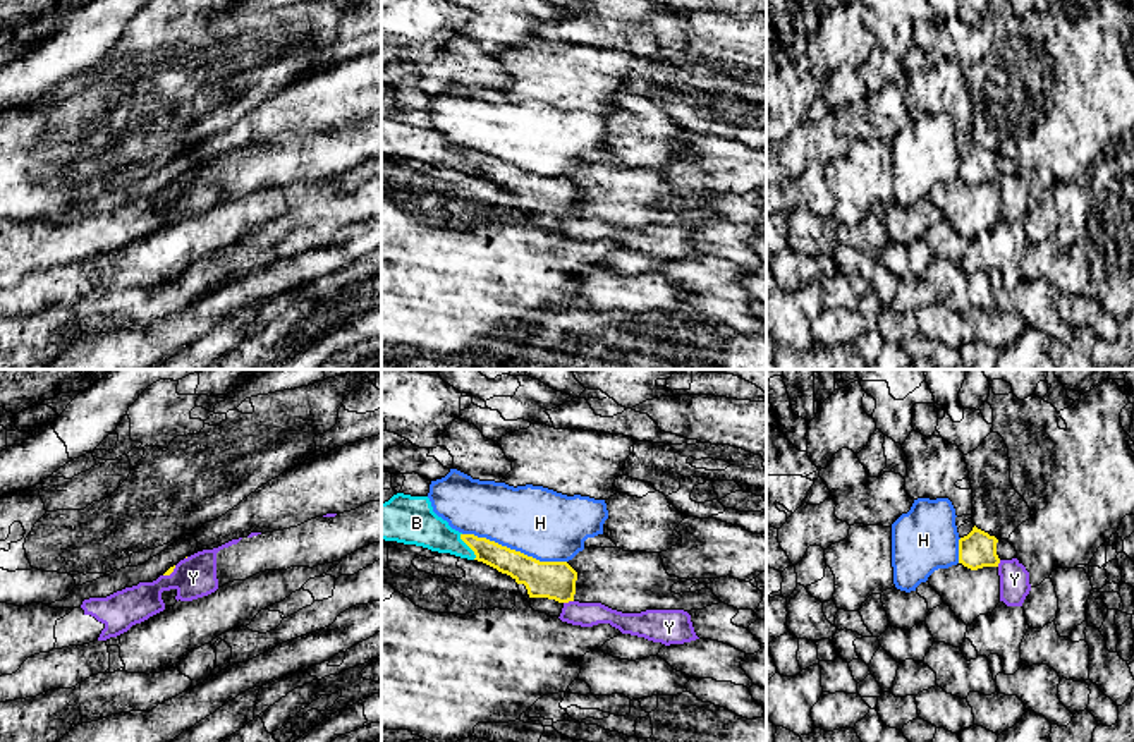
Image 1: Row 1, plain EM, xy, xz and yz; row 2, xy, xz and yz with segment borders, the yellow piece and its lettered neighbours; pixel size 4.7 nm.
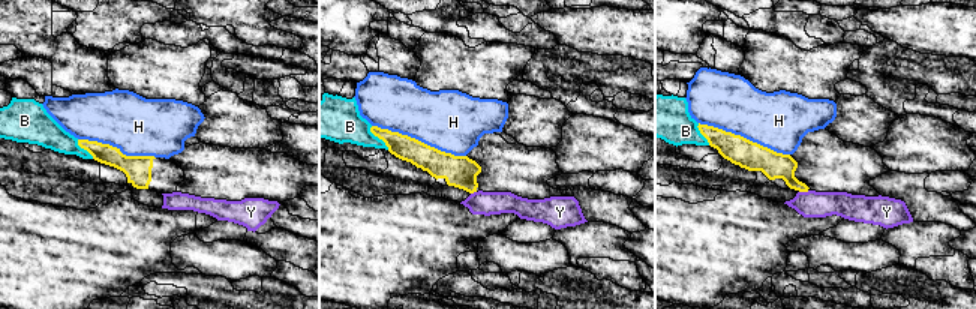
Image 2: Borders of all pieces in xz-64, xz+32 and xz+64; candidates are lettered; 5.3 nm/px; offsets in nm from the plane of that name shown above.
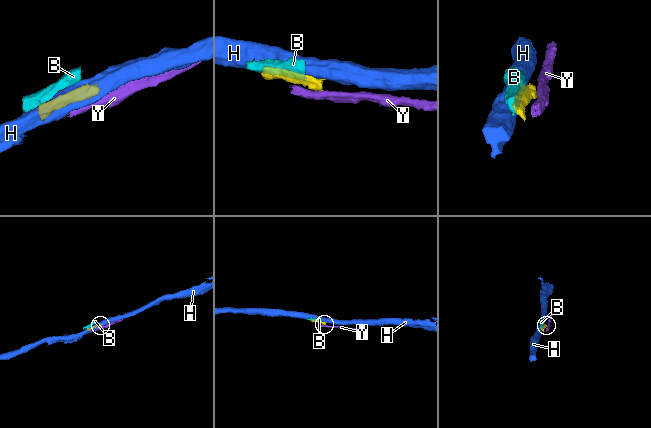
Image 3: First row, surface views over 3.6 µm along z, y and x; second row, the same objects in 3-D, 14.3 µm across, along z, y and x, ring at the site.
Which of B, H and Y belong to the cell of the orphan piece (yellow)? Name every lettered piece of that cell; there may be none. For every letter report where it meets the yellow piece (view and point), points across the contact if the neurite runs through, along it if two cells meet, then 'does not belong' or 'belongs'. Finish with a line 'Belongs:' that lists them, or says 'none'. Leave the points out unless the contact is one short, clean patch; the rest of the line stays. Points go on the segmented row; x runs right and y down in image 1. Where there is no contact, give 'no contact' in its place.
B: meets yellow in xz at (468, 545); does not belong
H: meets yellow in xz at (514, 550); does not belong
Y: meets yellow in xz at (567, 602); border along xz (573, 600), (564, 603); does not belong
Belongs: none

